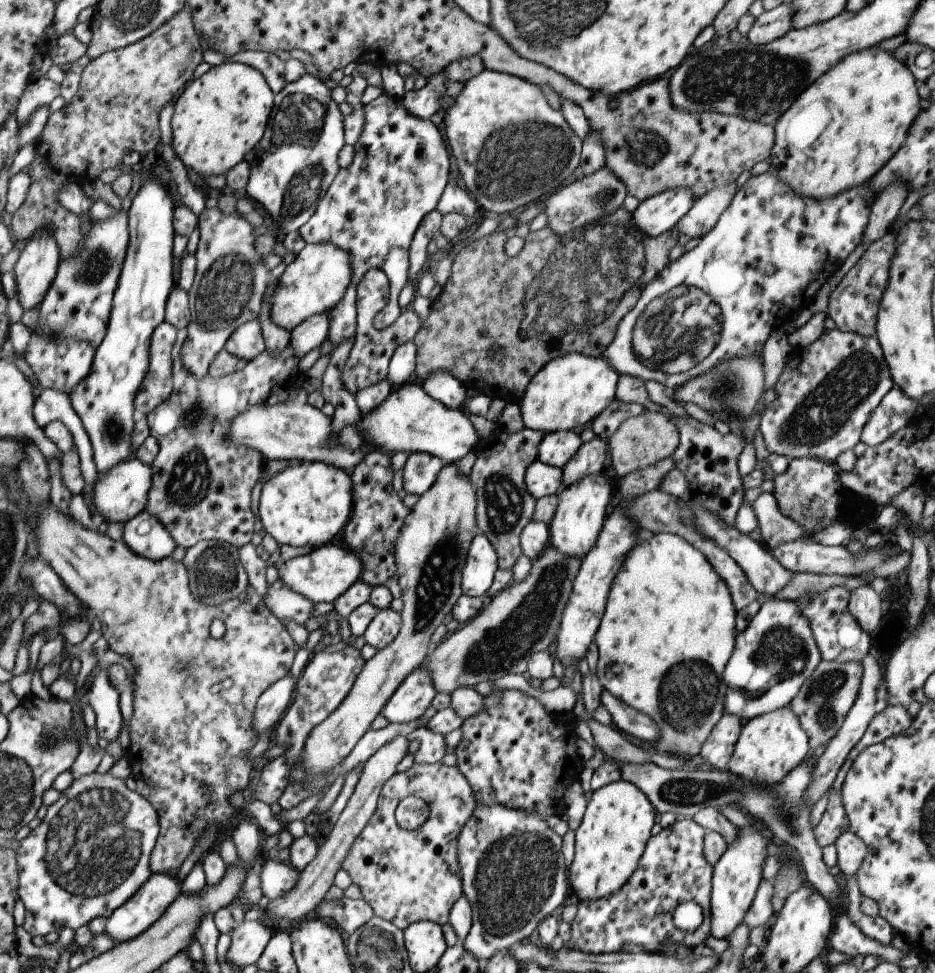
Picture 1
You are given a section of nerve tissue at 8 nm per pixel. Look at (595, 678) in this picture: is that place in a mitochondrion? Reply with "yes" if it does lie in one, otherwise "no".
no

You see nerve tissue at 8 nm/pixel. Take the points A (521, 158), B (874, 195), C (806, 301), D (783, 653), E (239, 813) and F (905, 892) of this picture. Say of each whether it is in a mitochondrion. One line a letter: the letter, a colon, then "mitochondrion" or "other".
A: mitochondrion
B: other
C: other
D: mitochondrion
E: other
F: other

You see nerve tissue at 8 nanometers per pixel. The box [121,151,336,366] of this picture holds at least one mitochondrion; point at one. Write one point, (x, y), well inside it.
(227, 288)

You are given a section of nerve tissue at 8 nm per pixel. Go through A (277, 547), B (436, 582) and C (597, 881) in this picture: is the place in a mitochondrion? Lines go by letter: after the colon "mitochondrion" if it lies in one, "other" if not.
A: other
B: mitochondrion
C: other

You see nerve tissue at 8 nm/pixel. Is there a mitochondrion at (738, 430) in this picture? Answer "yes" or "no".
no

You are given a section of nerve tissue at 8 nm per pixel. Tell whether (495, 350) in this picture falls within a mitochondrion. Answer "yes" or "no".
no

